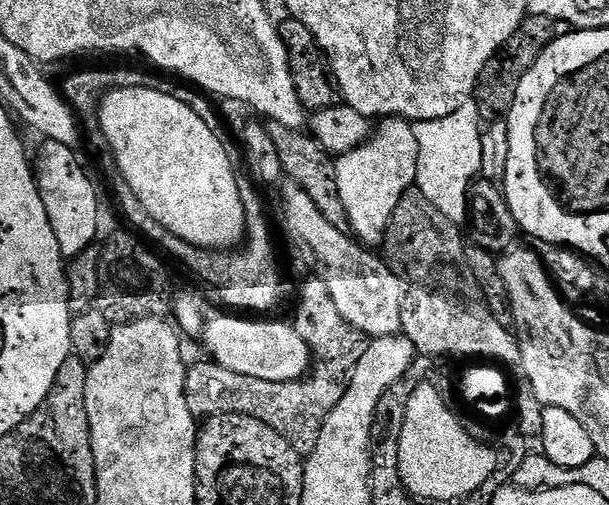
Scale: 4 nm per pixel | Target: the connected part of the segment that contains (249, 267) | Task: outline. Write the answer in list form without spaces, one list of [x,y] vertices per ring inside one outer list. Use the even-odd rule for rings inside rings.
[[[127,190],[121,192],[120,200],[124,203],[124,216],[133,224],[131,227],[149,245],[155,246],[161,253],[169,252],[174,259],[181,260],[198,279],[205,280],[212,288],[217,288],[224,295],[224,304],[228,307],[225,309],[236,314],[275,313],[272,311],[279,306],[280,299],[284,296],[284,276],[280,273],[279,262],[276,261],[276,248],[272,245],[272,228],[268,225],[268,216],[264,213],[264,204],[260,201],[258,193],[252,192],[249,196],[247,193],[246,196],[244,205],[244,215],[246,217],[244,252],[237,251],[235,254],[225,254],[220,250],[195,248],[185,240],[170,234],[170,230],[163,228],[156,220],[151,220],[148,213],[141,209],[133,192]]]

